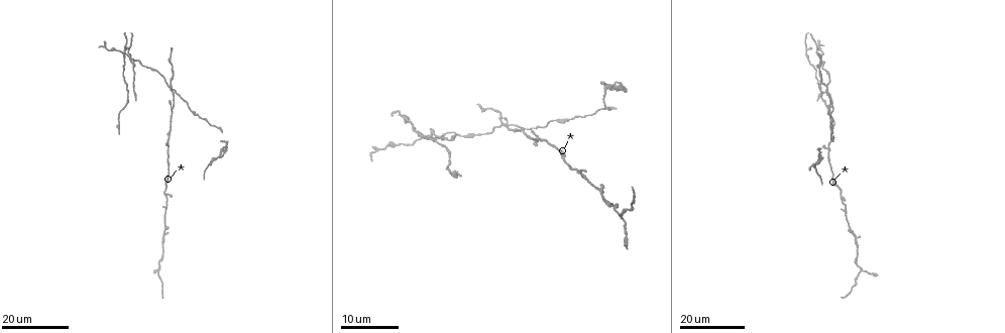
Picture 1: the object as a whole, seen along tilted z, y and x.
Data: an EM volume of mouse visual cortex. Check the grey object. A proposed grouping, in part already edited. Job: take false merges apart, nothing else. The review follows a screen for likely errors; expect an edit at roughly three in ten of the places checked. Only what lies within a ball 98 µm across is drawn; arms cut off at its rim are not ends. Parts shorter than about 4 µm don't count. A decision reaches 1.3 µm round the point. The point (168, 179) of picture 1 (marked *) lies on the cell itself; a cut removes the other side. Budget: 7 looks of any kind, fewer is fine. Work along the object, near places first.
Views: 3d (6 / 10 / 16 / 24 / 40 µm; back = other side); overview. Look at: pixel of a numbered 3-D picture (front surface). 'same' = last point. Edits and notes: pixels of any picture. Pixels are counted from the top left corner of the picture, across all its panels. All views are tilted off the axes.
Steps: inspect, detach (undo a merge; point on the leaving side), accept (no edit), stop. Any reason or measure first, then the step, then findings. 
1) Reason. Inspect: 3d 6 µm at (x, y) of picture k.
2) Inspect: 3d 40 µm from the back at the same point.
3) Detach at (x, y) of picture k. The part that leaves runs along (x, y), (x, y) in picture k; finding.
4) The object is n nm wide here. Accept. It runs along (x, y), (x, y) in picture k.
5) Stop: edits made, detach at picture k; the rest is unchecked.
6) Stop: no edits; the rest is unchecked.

Two arms in line, one across. Inspect: 3d 24 µm at (163, 237) of picture 1.

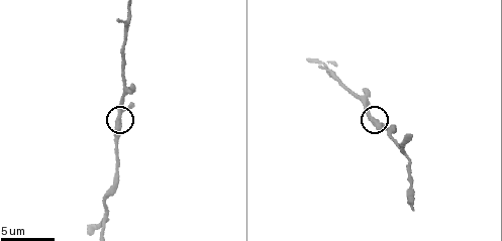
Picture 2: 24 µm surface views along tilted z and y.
Inspect: 3d 10 µm at (118, 112) of picture 2.

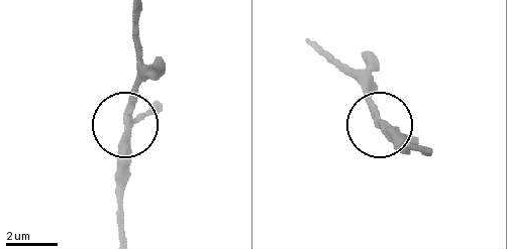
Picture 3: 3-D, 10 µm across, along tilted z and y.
3 arms meet here. Accept. It runs along (135, 14), (140, 58), (132, 113), (122, 131), (118, 212) in picture 3; all the same cell.

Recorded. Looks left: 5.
Arms part here. Inspect: 3d 10 µm at (107, 216) of picture 2.

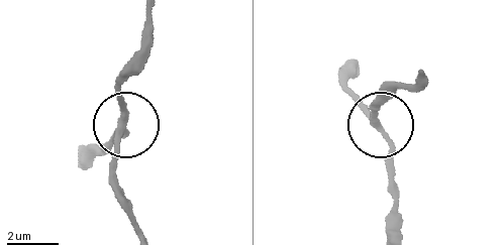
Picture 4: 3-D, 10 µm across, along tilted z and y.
3 arms meet here. Accept. All the same cell.

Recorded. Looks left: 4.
Four or more arms meet. Inspect: 3d 16 µm at (508, 125) of picture 1.

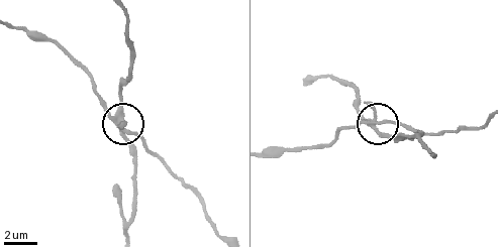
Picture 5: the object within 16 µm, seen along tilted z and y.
Inspect: 3d 6 µm at (381, 123) of picture 5.

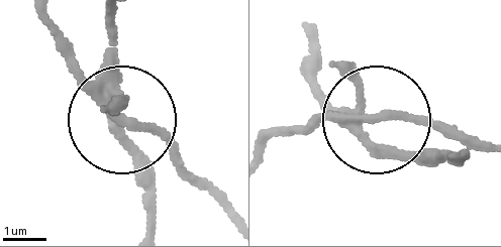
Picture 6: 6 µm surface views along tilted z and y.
4 arms meet here. Detach at (145, 124) of picture 6. The part that leaves runs along (98, 92), (52, 19) in picture 6; a second cell is stuck on.

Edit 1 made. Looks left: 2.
Stop: edits made, detach at picture 6; the rest is unchecked.

